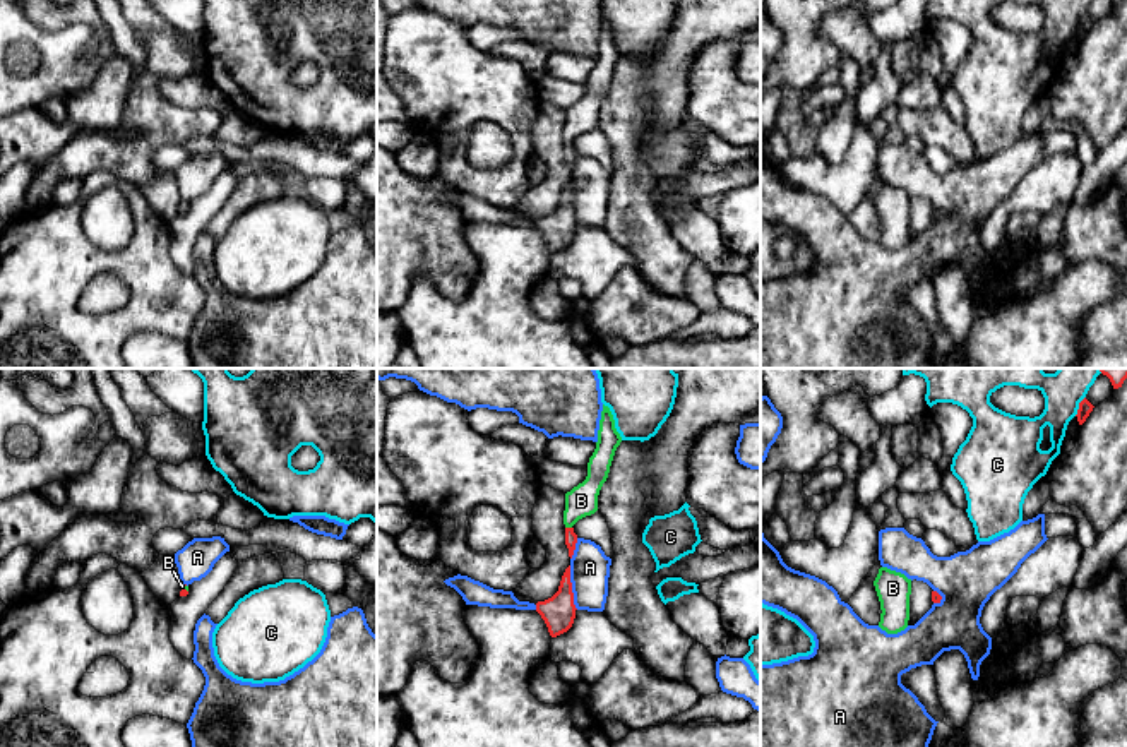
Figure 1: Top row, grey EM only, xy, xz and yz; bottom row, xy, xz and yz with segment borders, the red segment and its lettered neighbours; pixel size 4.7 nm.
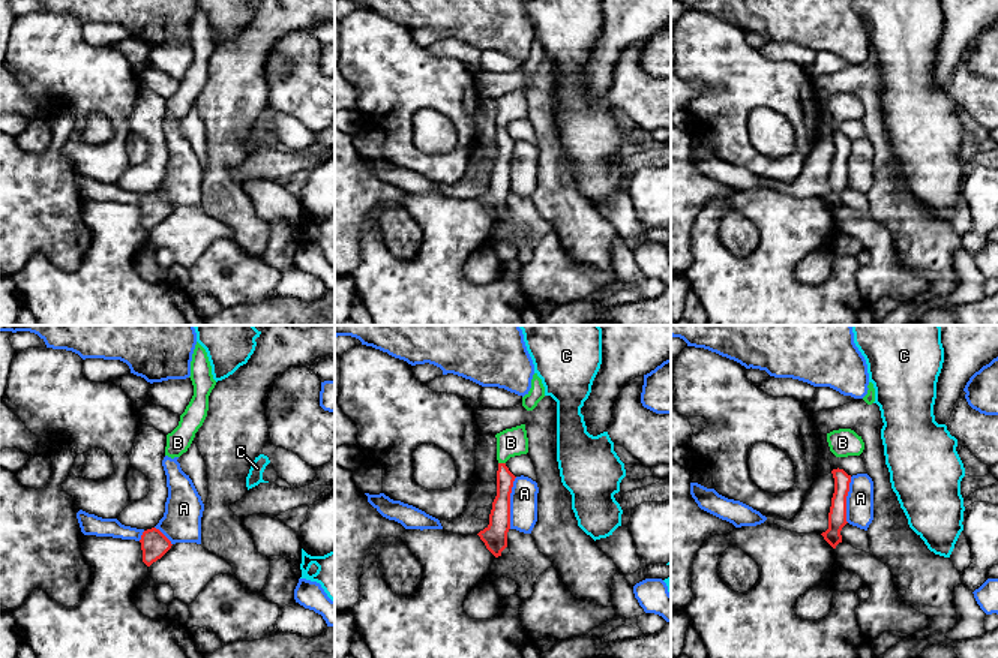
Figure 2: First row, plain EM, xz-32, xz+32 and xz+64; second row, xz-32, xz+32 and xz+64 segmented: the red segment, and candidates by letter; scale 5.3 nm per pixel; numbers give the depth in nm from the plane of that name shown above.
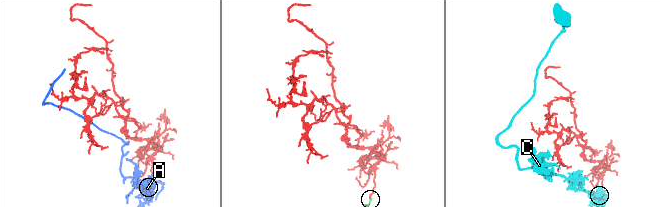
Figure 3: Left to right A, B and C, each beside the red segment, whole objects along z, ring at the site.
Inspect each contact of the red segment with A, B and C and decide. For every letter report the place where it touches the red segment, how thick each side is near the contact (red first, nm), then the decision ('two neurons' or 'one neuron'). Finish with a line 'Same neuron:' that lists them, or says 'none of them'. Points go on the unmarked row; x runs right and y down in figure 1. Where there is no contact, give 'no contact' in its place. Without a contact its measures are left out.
A: xz (571, 204) | 160/190 nm | two neurons
B: xz (569, 144) | 60/150 nm | one neuron
C: yz (1079, 23) | 60/160 nm | two neurons
Same neuron: B

